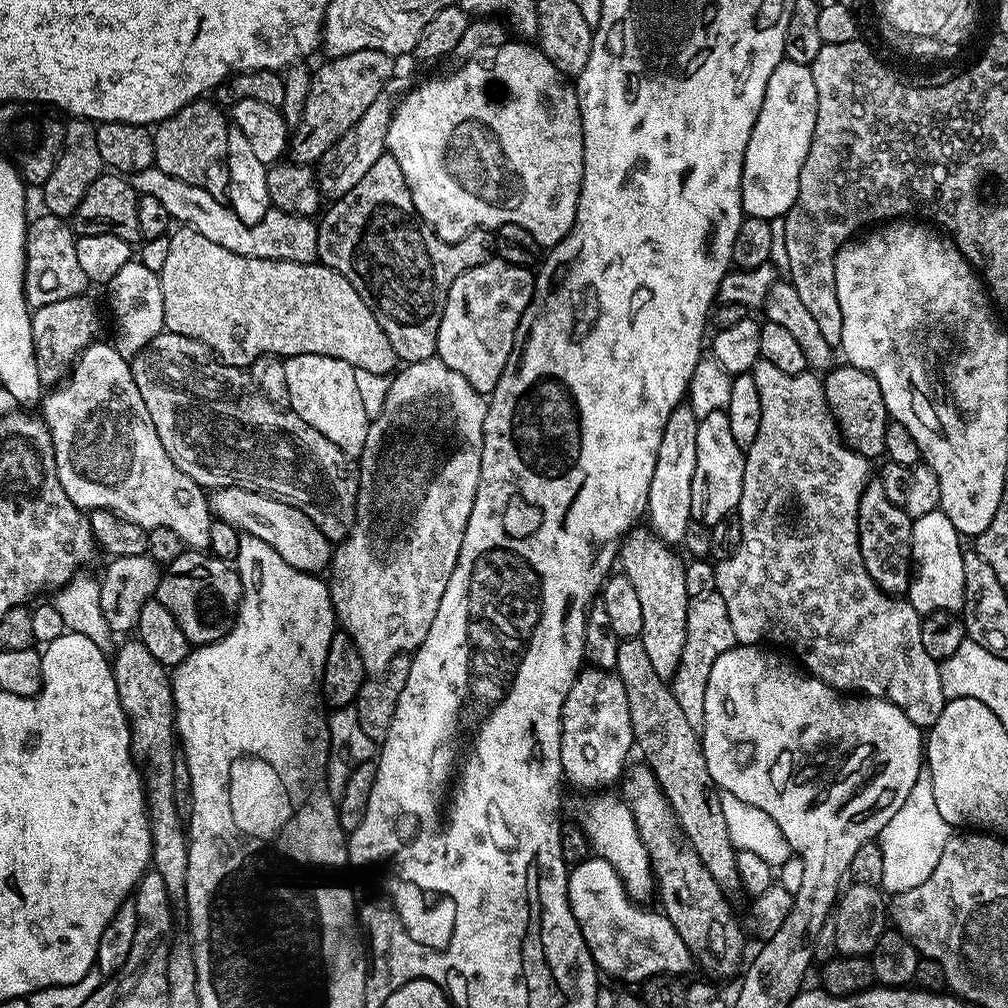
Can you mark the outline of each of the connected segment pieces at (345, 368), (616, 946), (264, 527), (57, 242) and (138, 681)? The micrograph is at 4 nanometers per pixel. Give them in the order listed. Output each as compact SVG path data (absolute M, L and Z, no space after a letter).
M314 354L289 356L284 360L284 365L289 409L348 456L358 458L364 452L371 420L357 387L356 369L341 359Z
M589 855L582 862L568 869L568 901L570 910L580 927L582 938L590 950L592 960L601 973L617 976L620 980L643 982L651 976L680 974L693 967L694 954L678 938L678 930L668 921L668 917L657 914L652 920L652 940L644 927L648 916L641 905L624 889L620 875L602 857Z
M241 491L239 496L241 510L252 519L251 535L262 538L262 542L270 545L286 563L294 566L299 572L311 572L313 574L323 573L323 568L327 569L331 565L334 544L332 544L333 541L329 537L324 535L324 530L317 521L311 520L306 513L298 510L294 505L288 504L284 500L277 500L275 496L265 496L262 492L246 491Z
M43 215L37 220L35 217L28 225L28 261L24 267L24 292L32 306L66 302L66 298L85 295L87 288L84 287L89 287L90 284L78 263L77 233L72 232L73 225L63 216Z
M139 638L128 639L132 640L115 649L111 665L118 698L132 731L132 754L142 765L144 803L148 806L152 839L150 868L158 874L158 878L162 878L169 897L180 902L184 900L188 877L188 837L182 817L174 806L174 762L178 758L178 737L172 682L169 669L156 661L154 654L142 646Z

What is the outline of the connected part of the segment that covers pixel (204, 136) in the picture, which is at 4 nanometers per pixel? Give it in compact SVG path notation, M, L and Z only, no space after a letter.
M207 98L189 101L173 116L155 125L156 163L168 176L185 180L204 188L216 197L223 197L228 190L228 129L230 120L220 113L216 104Z

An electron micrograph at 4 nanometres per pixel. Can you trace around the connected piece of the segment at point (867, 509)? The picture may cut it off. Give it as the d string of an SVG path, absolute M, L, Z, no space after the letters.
M879 478L869 479L858 502L856 539L860 545L862 562L880 589L889 594L904 594L908 590L912 563L913 519L901 505L890 502L882 490Z

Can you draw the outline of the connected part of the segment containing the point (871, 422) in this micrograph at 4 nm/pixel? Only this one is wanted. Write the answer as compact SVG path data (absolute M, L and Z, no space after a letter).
M847 362L841 365L841 368L833 367L823 377L824 399L827 400L839 431L849 448L861 454L867 454L869 457L881 455L885 451L884 432L890 423L882 390L869 372L863 372L861 368L856 368Z

